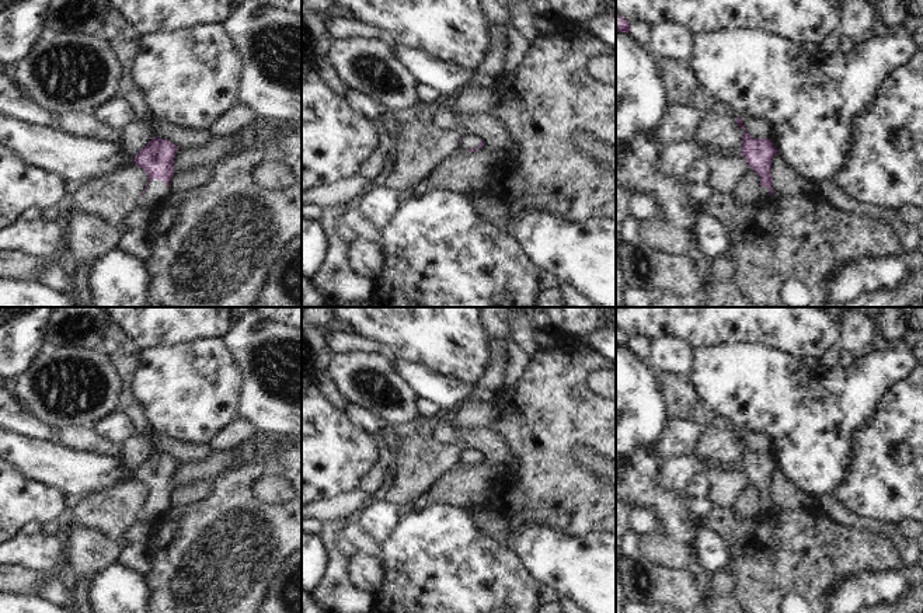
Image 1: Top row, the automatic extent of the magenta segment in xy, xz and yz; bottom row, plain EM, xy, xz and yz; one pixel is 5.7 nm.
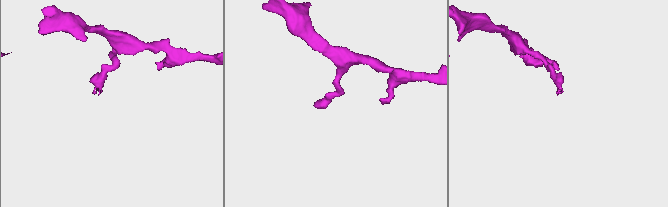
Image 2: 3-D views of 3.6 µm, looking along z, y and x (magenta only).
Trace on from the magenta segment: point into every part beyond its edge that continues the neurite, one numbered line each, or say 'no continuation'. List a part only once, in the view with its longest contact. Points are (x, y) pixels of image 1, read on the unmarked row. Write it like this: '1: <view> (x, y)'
1: xy (156, 505)

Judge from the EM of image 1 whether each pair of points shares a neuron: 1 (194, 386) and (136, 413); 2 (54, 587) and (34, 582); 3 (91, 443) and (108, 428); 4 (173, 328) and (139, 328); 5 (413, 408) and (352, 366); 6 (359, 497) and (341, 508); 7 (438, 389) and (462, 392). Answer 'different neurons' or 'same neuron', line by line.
1: different neurons
2: different neurons
3: different neurons
4: same neuron
5: same neuron
6: same neuron
7: same neuron

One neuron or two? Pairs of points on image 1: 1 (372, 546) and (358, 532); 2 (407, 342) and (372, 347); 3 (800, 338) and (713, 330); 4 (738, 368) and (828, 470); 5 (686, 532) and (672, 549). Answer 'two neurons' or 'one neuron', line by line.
1: one neuron
2: two neurons
3: one neuron
4: one neuron
5: two neurons

